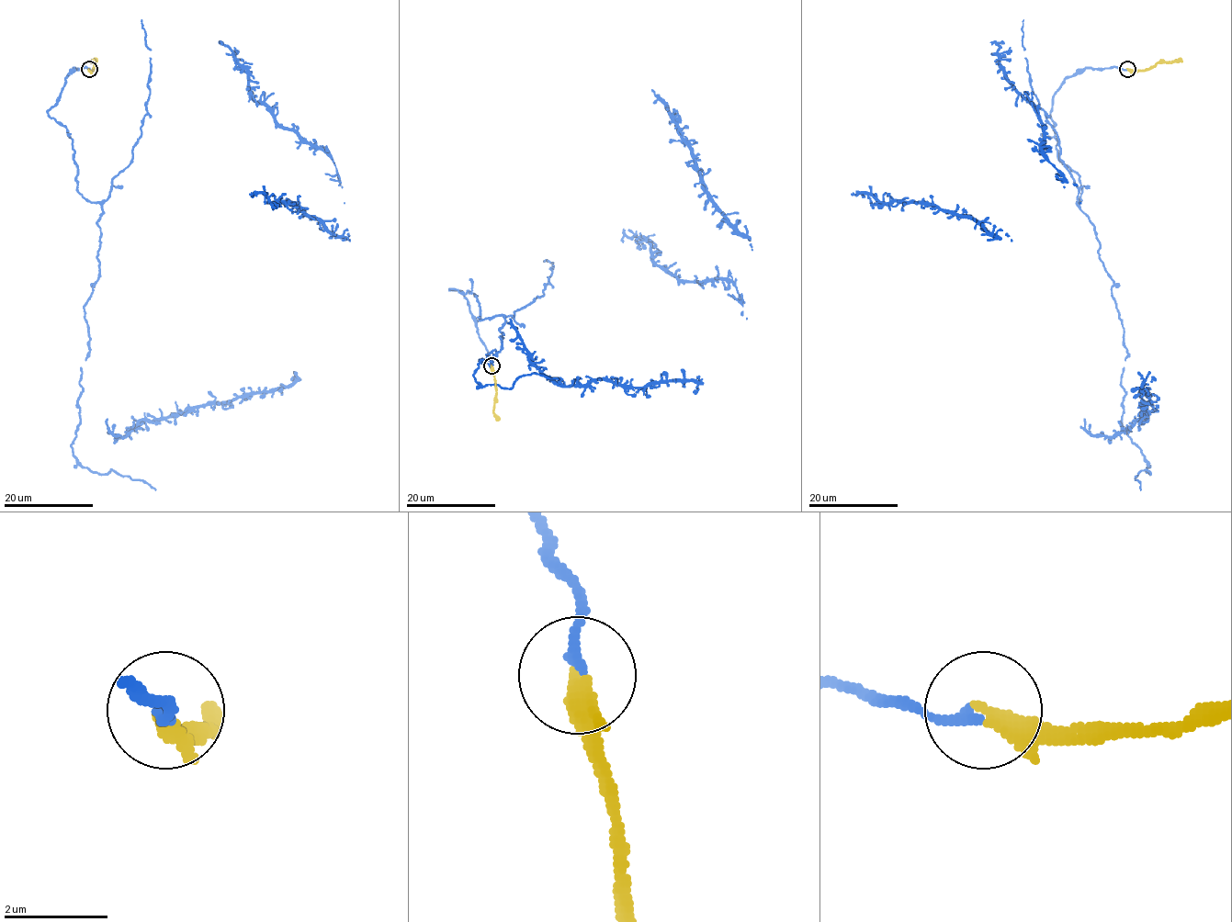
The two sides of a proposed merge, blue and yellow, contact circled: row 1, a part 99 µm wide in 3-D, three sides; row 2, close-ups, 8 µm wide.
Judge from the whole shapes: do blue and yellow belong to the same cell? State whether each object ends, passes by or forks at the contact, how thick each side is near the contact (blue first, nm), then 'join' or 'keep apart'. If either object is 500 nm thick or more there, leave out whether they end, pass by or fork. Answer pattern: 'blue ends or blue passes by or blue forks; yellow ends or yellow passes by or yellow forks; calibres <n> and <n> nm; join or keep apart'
blue ends; yellow ends; calibres 200 and 360 nm; join

